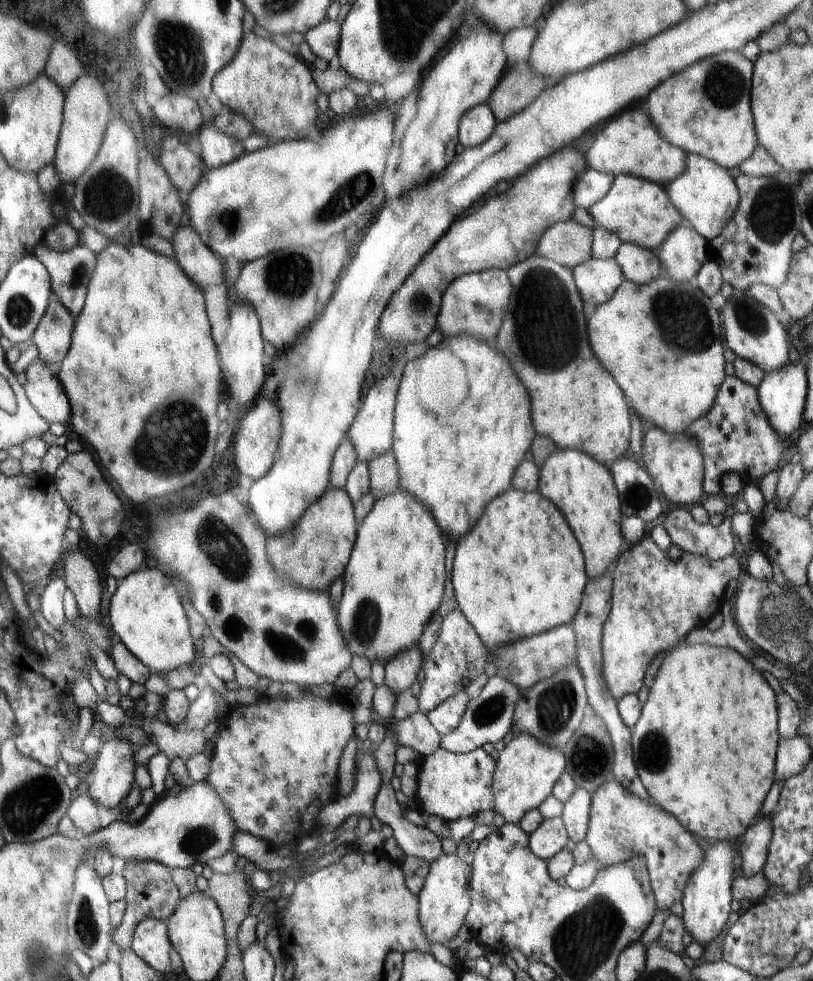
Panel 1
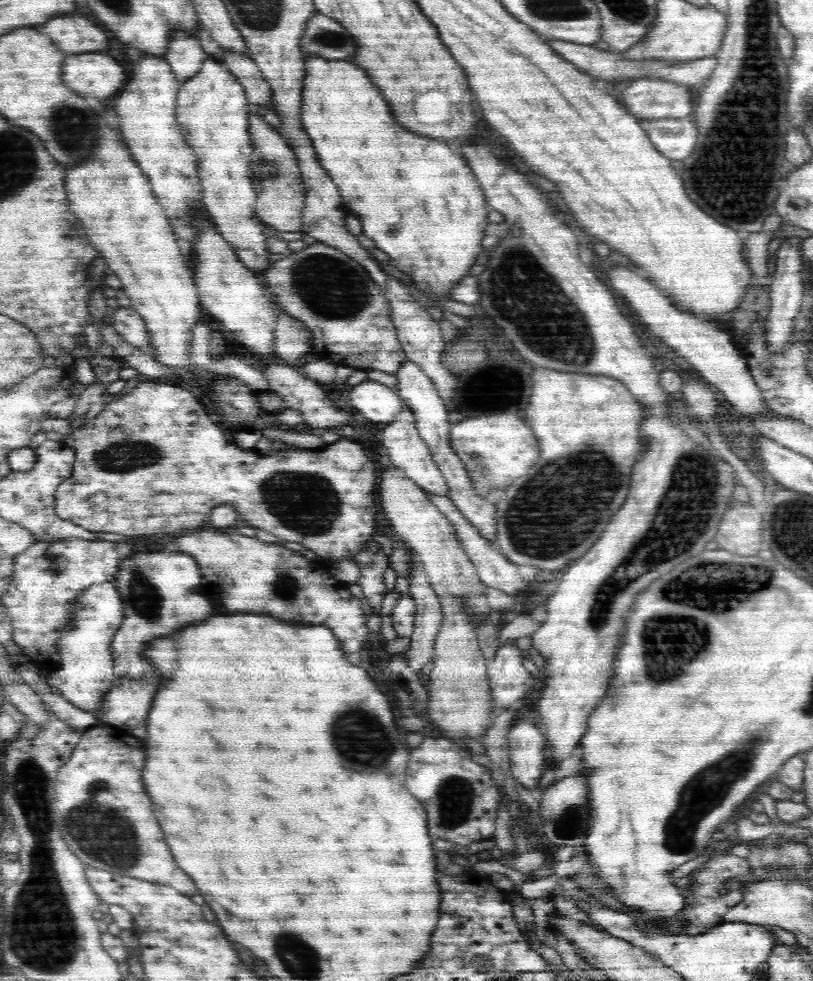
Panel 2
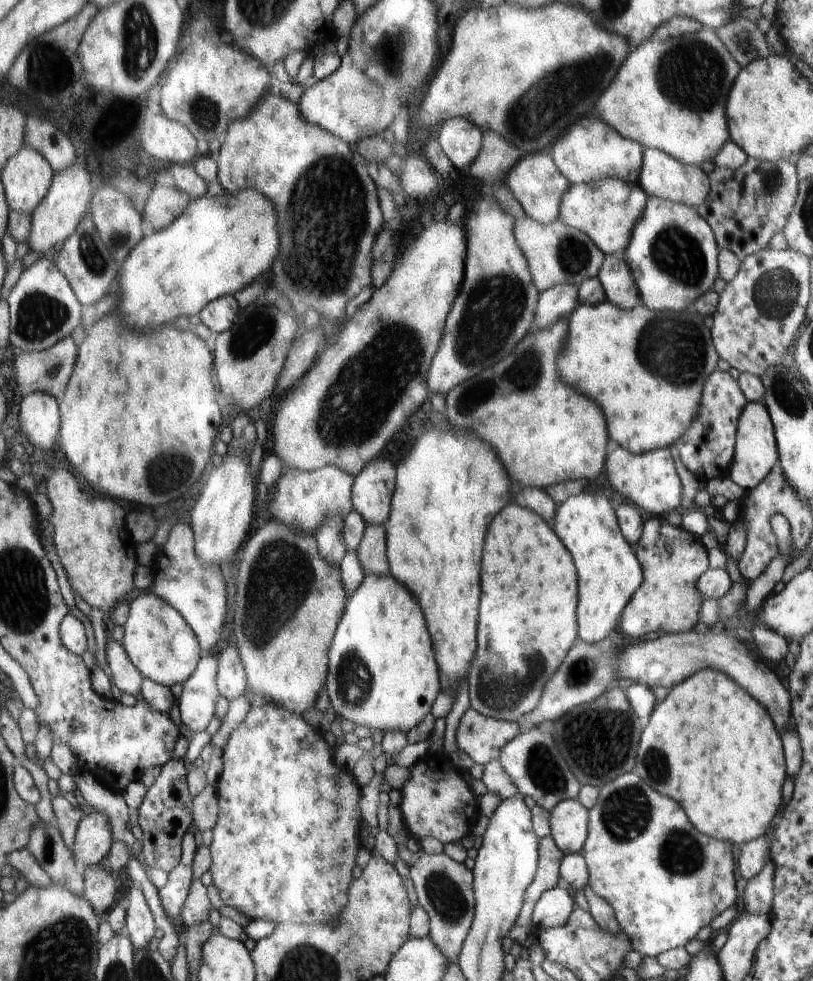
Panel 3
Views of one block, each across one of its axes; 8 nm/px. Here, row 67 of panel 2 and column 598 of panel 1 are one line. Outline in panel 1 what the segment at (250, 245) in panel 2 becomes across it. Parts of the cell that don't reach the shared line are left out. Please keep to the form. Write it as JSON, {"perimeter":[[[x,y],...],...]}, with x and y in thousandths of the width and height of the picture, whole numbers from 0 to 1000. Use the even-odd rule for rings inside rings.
{"perimeter":[[[774,177],[758,178],[744,202],[722,215],[733,230],[740,230],[743,234],[758,239],[763,247],[781,249],[803,257],[808,257],[823,240],[843,228],[818,191]]]}

